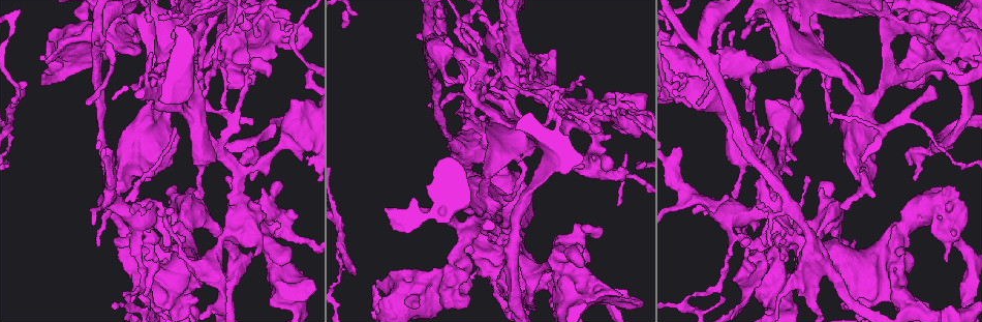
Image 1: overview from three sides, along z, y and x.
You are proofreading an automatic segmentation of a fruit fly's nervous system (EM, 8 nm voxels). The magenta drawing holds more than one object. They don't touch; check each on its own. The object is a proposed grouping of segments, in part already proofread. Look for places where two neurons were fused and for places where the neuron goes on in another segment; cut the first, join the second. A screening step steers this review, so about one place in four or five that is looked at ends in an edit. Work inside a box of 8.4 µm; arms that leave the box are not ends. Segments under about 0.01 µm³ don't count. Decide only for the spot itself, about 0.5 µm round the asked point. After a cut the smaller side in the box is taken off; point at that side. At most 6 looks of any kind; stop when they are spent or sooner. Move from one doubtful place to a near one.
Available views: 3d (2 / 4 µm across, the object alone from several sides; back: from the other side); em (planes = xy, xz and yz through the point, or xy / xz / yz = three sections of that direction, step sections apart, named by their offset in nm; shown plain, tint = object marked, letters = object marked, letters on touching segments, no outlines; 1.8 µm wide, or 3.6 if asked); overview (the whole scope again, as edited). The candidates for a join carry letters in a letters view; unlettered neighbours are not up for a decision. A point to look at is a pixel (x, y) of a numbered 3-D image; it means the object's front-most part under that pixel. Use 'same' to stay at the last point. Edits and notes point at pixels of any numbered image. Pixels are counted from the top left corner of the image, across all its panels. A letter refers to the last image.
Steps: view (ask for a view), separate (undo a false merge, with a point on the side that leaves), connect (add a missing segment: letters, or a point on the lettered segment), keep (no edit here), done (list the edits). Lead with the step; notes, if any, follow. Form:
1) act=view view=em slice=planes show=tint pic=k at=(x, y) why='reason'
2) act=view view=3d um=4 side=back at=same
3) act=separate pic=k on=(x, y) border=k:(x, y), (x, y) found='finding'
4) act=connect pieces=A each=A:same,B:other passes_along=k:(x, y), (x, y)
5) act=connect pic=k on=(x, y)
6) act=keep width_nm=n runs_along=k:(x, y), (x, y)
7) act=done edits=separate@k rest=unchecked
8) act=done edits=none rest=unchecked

act=view view=em slice=planes show=letters pic=1 at=(546, 53)

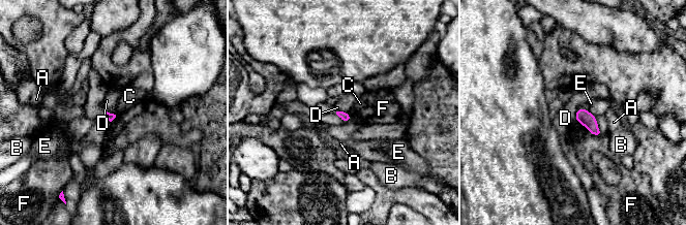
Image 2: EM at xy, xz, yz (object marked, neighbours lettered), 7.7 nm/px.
act=keep longest_contact=F:240nm each=A:other,B:other,C:other,D:other,E:other,F:other border=2:(580, 105), (574, 120) found='none of them fits'

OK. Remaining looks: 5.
act=view view=3d um=4 pic=1 at=(204, 16)

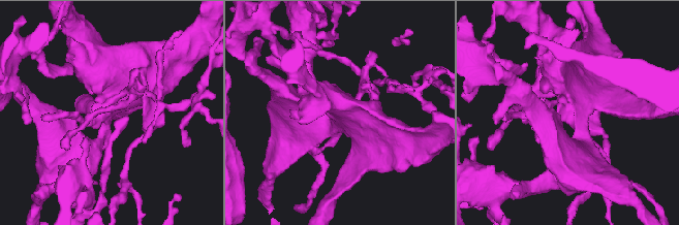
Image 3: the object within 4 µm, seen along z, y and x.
act=view view=em slice=yz step=16 show=plain pic=3 at=(335, 119)

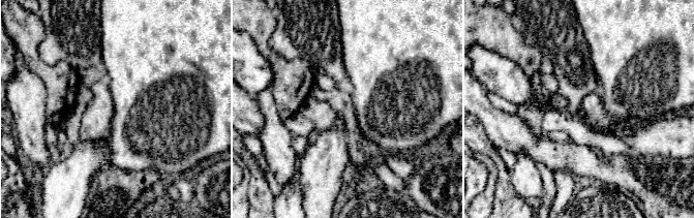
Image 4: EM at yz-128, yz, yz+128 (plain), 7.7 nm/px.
act=view view=em slice=yz step=16 show=letters at=same

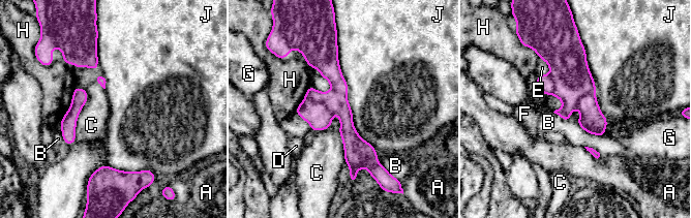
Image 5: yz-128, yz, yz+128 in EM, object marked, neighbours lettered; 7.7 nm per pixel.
act=separate pic=5 on=(317, 114) each=A:other,B:other,C:other,D:other,E:other,F:other,G:other,H:other,J:other border=5:(305, 97), (322, 101), (333, 113) found='a second neuron is stuck on'

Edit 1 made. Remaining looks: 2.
act=done edits=separate@5 rest=unchecked

